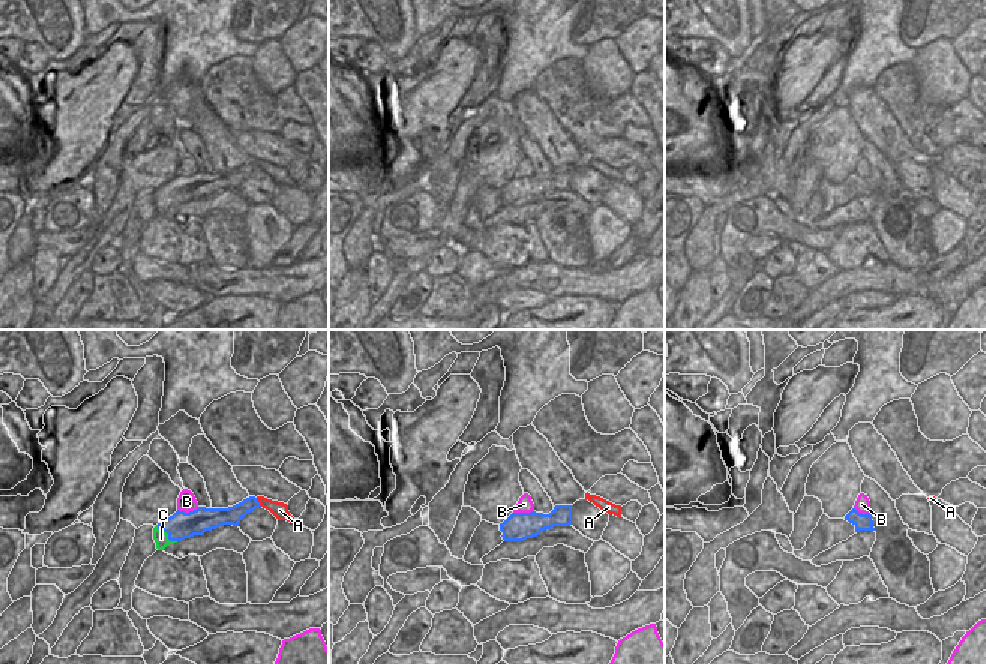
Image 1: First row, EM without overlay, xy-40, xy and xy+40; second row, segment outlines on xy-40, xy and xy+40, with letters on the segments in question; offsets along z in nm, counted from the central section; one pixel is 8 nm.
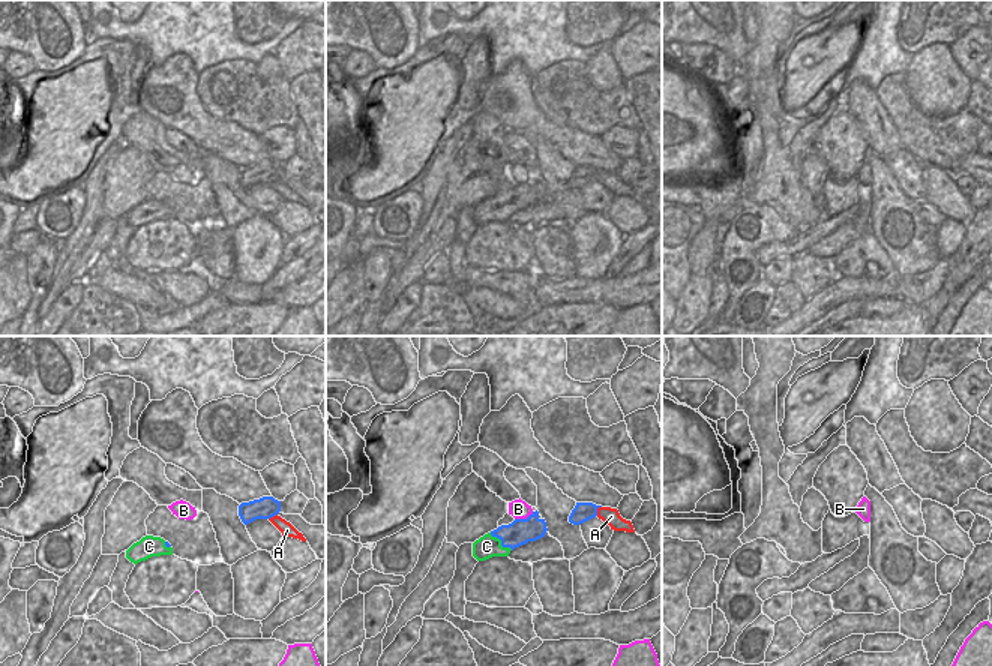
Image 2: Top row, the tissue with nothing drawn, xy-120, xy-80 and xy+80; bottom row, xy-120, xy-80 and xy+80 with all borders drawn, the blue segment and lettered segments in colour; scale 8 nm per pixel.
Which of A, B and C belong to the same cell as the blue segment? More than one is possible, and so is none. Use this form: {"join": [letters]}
{"join": []}

